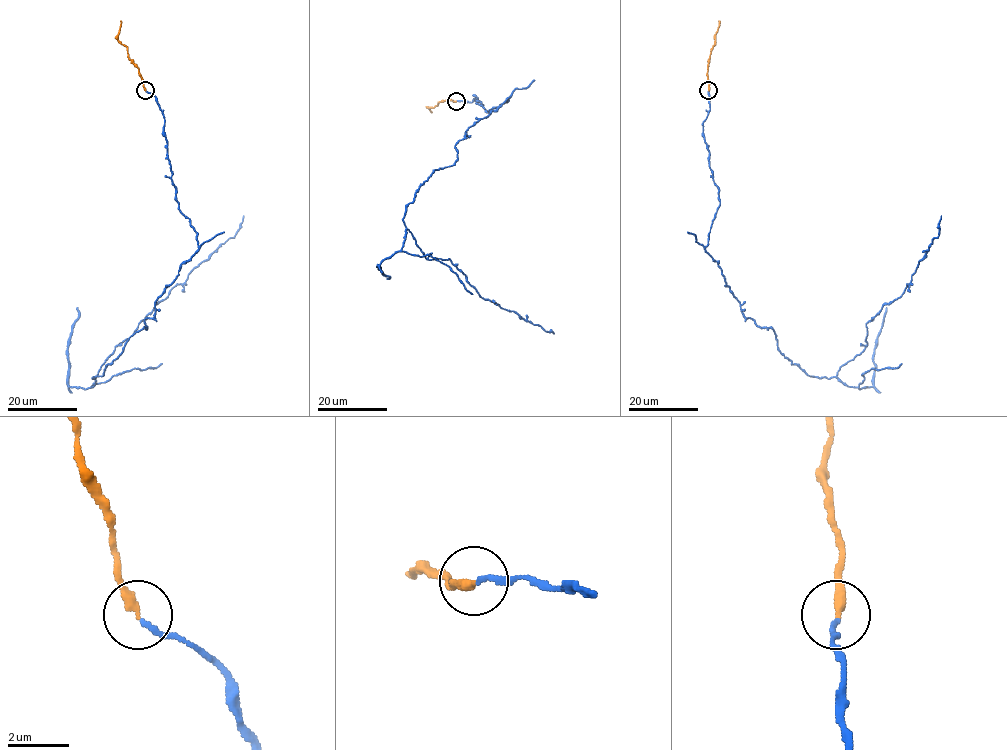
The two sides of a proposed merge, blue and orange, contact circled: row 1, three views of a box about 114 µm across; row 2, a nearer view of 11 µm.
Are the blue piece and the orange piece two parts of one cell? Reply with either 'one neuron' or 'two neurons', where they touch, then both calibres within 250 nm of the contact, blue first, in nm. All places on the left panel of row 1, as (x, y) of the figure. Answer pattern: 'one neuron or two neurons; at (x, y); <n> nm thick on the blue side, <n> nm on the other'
one neuron; at (145, 90); 160 nm thick on the blue side, 320 nm on the other

